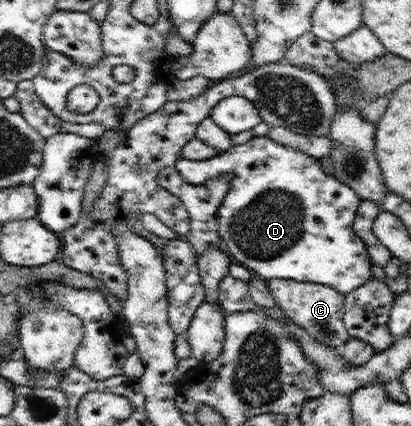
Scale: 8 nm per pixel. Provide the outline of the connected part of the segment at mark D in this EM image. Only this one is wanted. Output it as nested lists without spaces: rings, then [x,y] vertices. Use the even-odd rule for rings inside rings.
[[[252,136],[248,142],[232,145],[226,152],[212,158],[190,160],[180,157],[175,167],[191,184],[206,183],[207,180],[218,180],[224,174],[232,174],[217,214],[220,238],[231,258],[235,258],[254,276],[267,281],[280,278],[324,284],[343,295],[355,291],[373,278],[368,248],[353,229],[361,199],[334,175],[326,174],[319,159],[302,150],[282,146],[269,136]]]

